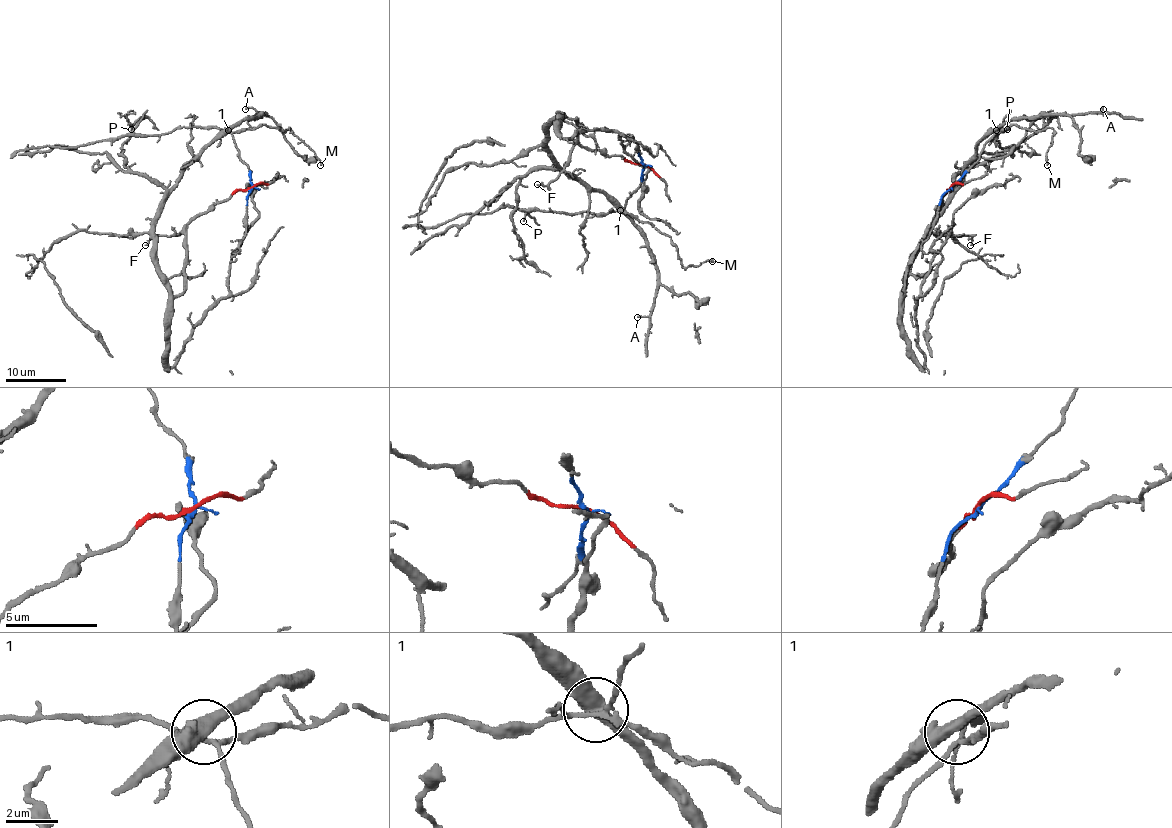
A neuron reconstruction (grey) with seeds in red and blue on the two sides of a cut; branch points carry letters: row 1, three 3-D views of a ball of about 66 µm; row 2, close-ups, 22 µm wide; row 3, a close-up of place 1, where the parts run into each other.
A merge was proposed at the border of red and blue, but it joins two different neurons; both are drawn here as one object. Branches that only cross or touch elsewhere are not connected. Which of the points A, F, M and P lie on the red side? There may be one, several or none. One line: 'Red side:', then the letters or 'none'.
Red side: A, F

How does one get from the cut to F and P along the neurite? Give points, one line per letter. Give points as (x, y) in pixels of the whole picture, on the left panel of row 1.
F: (251, 188), (239, 189), (206, 212), (198, 213), (178, 235), (151, 238), (145, 245)
P: (251, 188), (248, 166), (240, 159), (233, 136), (225, 130), (180, 127), (160, 135), (138, 135), (131, 129)

